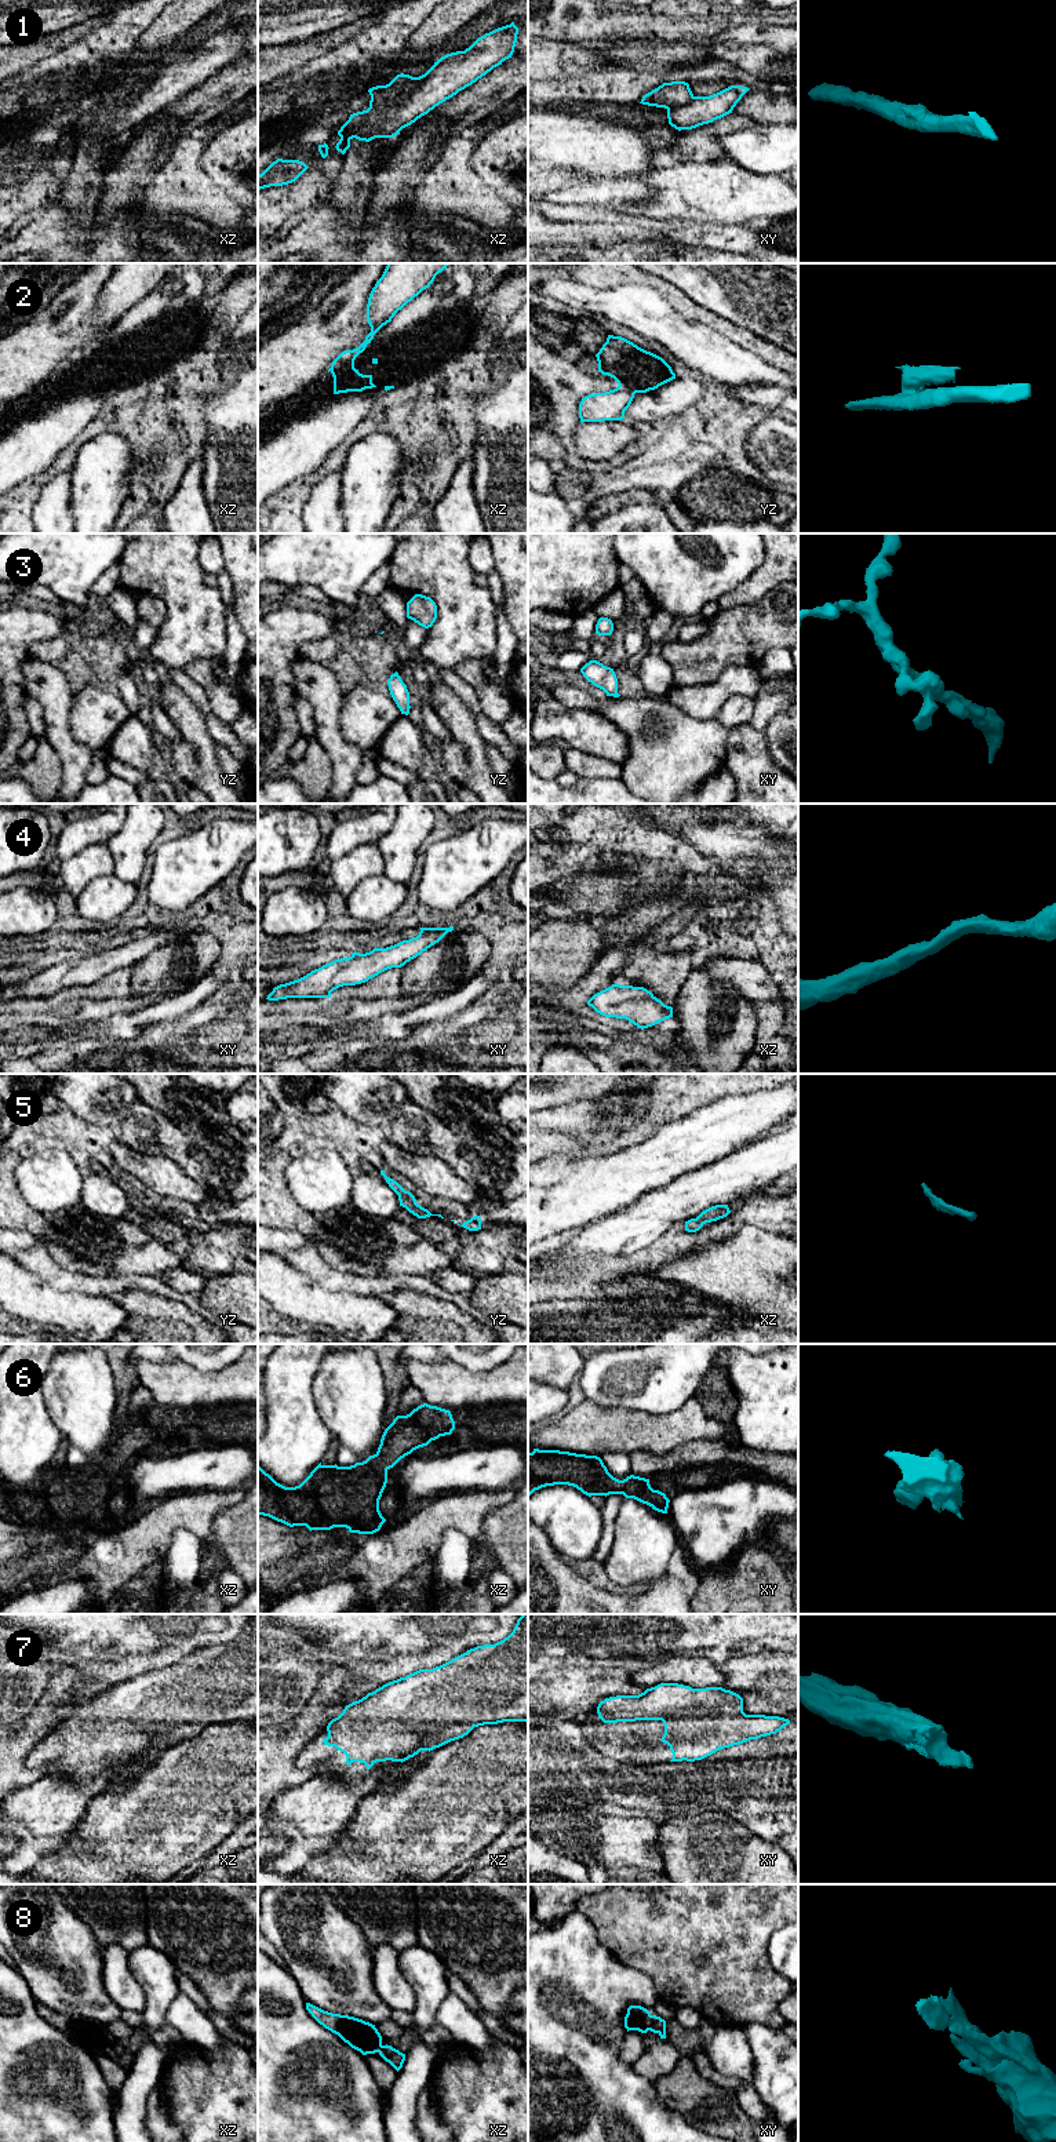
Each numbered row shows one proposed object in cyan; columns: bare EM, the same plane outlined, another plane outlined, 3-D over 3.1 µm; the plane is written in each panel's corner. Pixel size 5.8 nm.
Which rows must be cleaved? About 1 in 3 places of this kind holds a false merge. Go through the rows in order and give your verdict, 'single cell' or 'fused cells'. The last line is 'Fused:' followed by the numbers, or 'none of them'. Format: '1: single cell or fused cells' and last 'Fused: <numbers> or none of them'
1: fused cells
2: fused cells
3: single cell
4: single cell
5: single cell
6: single cell
7: single cell
8: single cell
Fused: 1, 2

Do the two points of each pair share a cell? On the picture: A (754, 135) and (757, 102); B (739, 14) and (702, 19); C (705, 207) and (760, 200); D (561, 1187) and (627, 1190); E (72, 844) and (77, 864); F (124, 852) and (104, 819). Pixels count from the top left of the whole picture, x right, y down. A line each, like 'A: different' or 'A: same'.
A: different
B: same
C: same
D: same
E: different
F: different

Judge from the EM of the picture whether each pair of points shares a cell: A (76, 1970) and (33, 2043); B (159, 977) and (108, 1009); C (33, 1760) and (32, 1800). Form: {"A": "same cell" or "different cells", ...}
{"A": "different cells", "B": "different cells", "C": "different cells"}

